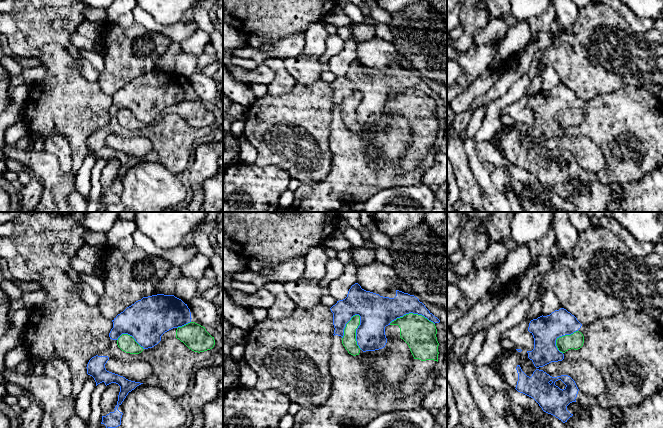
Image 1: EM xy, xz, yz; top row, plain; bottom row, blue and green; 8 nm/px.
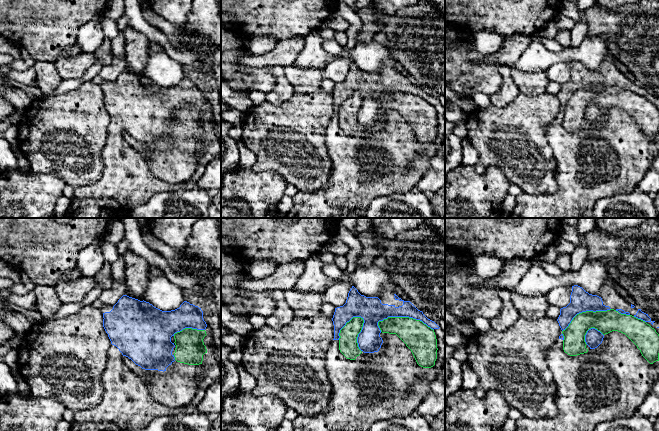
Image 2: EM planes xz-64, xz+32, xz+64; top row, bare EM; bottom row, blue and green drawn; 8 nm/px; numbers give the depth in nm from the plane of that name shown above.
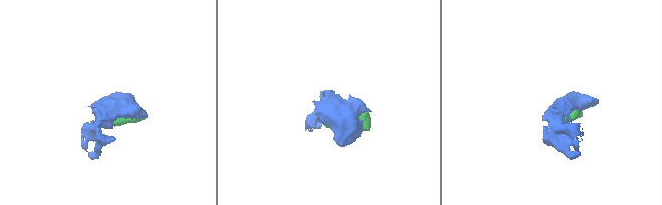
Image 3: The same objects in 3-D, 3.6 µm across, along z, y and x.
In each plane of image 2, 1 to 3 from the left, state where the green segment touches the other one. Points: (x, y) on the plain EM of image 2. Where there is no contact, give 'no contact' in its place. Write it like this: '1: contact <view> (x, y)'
1: contact xz-64 (188, 103)
2: contact xz+32 (361, 107)
3: contact xz+64 (585, 87)

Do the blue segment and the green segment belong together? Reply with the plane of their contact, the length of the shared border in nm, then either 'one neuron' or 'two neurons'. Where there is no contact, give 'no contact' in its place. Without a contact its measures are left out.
xz | 300 nm | two neurons

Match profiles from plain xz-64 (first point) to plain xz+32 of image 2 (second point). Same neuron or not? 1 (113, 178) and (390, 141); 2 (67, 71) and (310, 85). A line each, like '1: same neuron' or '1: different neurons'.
1: same neuron
2: same neuron

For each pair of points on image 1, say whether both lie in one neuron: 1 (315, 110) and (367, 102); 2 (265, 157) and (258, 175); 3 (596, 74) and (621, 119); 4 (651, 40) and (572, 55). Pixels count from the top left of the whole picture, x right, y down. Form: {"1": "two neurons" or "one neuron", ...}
{"1": "two neurons", "2": "two neurons", "3": "two neurons", "4": "one neuron"}

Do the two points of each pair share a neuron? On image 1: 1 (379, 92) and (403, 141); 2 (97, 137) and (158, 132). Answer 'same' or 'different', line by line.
1: same
2: same

